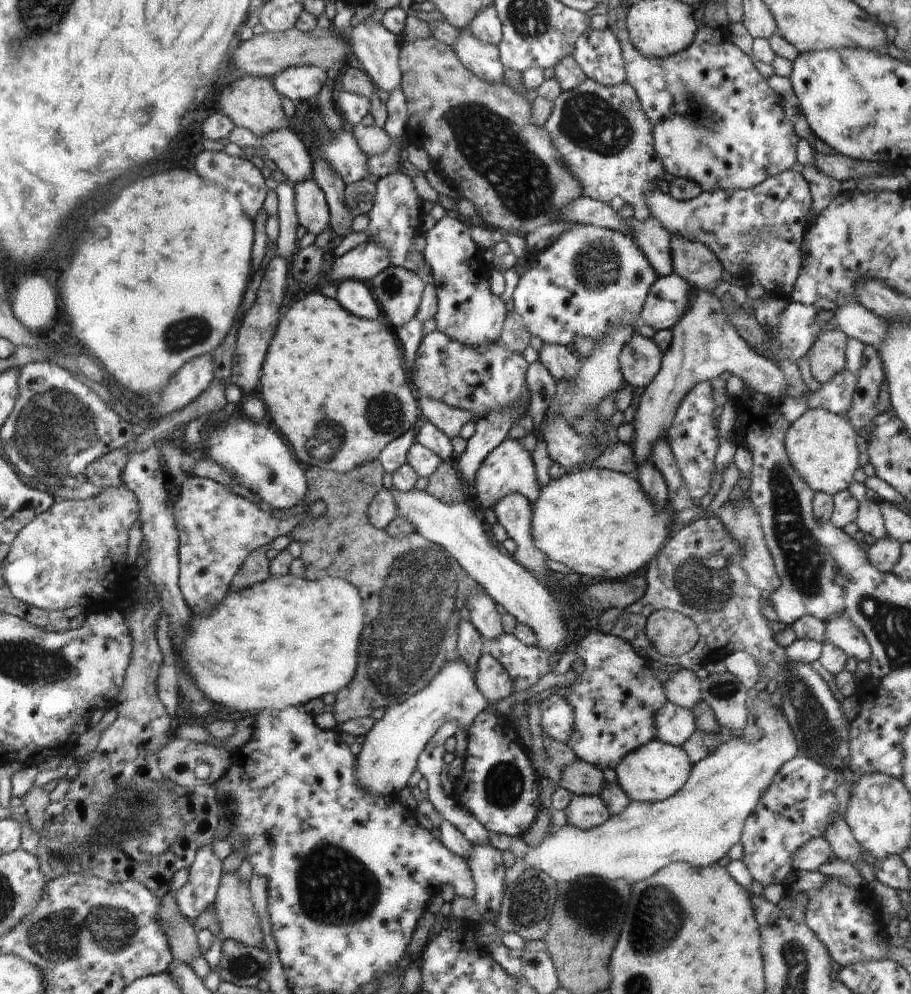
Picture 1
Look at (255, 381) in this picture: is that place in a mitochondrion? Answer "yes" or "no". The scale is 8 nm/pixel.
no

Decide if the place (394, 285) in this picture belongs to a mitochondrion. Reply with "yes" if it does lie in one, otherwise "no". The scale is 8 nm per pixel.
yes

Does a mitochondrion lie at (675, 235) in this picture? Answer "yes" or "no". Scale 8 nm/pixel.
no

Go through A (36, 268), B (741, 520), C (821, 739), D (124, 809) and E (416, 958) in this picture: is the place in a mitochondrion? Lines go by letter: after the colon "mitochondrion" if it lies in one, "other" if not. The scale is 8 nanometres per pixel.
A: other
B: mitochondrion
C: mitochondrion
D: mitochondrion
E: other

